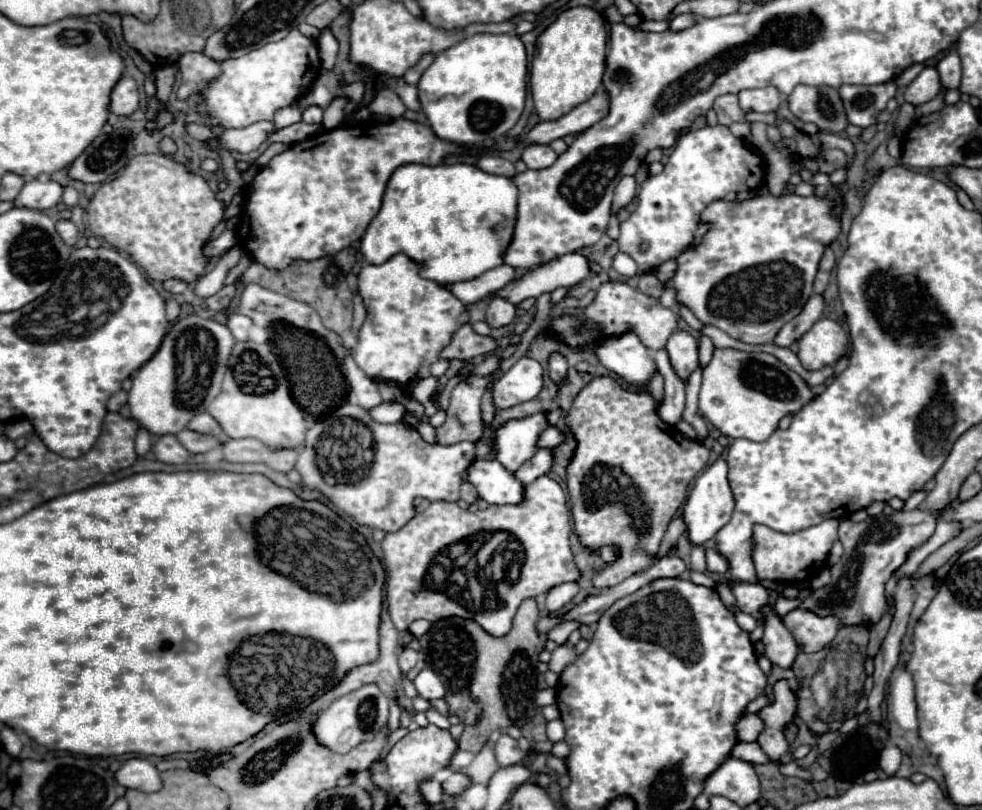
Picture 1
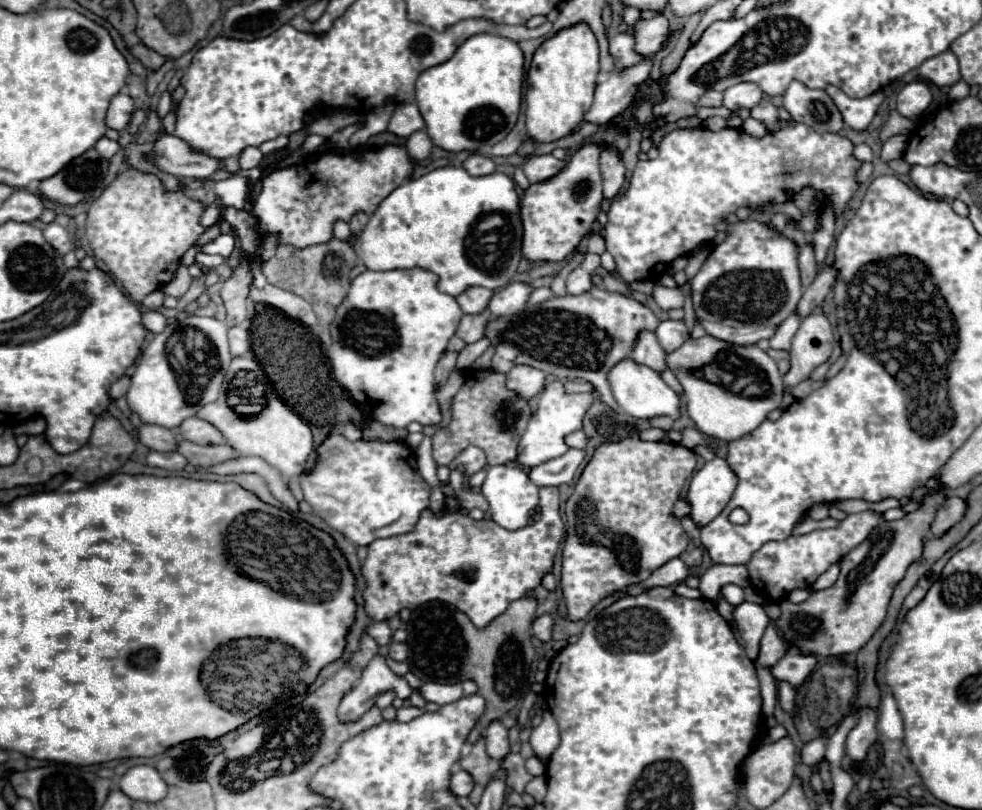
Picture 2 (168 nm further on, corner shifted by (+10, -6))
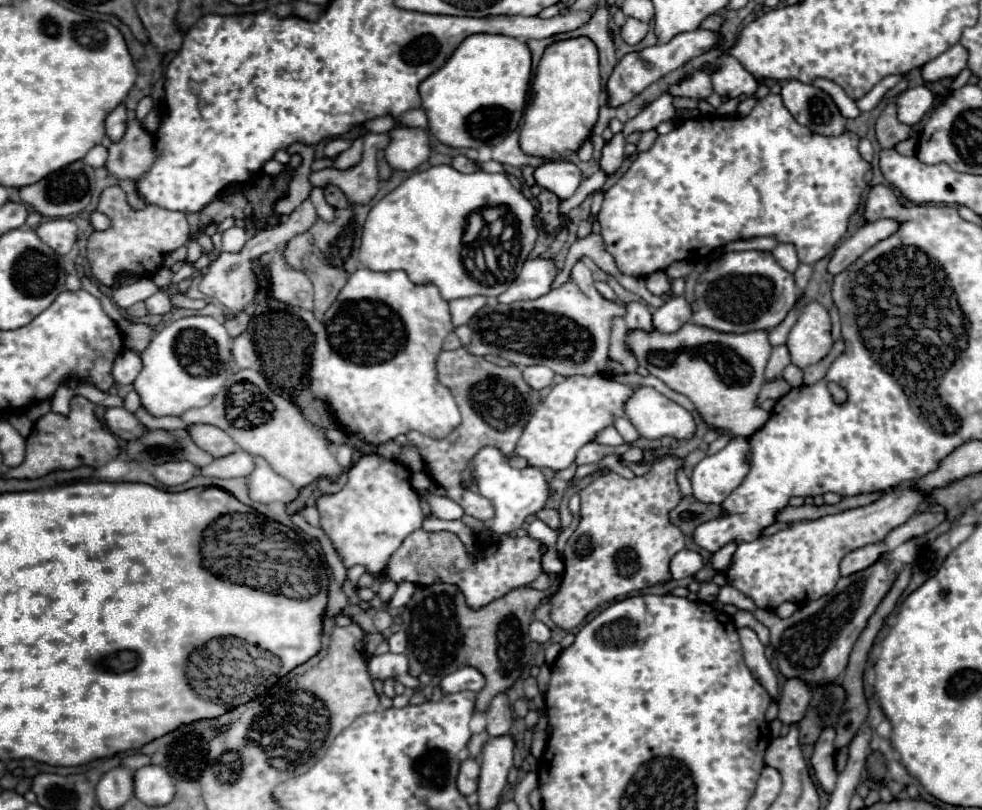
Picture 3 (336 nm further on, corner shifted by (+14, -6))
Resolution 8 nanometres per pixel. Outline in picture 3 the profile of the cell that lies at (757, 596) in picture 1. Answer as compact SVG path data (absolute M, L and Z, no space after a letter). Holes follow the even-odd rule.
M741 627L739 629L739 639L741 639L741 649L745 655L745 665L749 667L749 671L757 677L757 681L761 681L761 685L765 685L767 693L777 699L779 697L779 687L777 687L777 677L765 657L765 647L761 645L759 637L755 635L753 629L749 627Z

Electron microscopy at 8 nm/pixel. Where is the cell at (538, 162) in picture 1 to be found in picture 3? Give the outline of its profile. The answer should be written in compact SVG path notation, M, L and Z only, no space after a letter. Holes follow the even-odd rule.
M553 159L535 169L535 183L543 189L553 191L561 199L569 199L579 183L581 183L581 171L577 165L565 159Z

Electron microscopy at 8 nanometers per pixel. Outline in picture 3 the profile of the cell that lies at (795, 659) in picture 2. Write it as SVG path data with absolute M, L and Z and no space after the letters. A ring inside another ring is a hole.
M787 679L783 683L777 719L785 725L799 723L809 705L809 699L811 699L811 689L805 679Z

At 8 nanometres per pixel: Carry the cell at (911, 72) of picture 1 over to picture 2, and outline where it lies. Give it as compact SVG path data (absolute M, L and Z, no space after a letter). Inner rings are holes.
M943 51L931 59L927 59L923 65L919 65L915 71L910 71L905 74L901 79L897 81L897 84L907 84L913 81L913 79L925 79L925 81L931 81L935 83L937 87L943 87L943 85L953 85L961 79L961 73L959 73L959 61L957 61L957 55L953 51Z

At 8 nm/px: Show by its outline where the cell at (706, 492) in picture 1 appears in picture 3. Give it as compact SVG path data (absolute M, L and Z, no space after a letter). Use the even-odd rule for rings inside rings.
M735 437L715 455L697 463L691 475L693 497L701 503L723 503L747 475L749 445L745 437Z

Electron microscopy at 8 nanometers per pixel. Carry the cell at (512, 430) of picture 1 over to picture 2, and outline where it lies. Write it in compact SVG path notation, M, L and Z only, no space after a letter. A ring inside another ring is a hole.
M553 381L545 387L539 399L539 409L533 413L527 431L523 433L523 439L519 441L519 459L517 463L521 467L535 467L545 461L561 457L569 445L565 443L565 437L569 433L583 429L585 411L591 407L593 395L591 393L567 393L565 385L561 381Z

